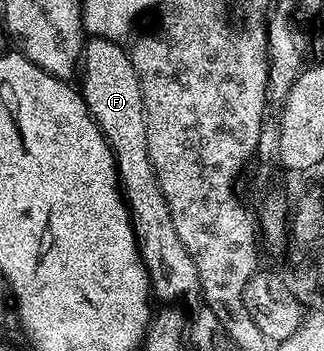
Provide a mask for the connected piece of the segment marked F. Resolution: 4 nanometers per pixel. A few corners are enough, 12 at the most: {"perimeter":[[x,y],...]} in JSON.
{"perimeter":[[114,39],[84,44],[78,90],[116,158],[152,293],[200,291],[170,221],[142,85]]}

